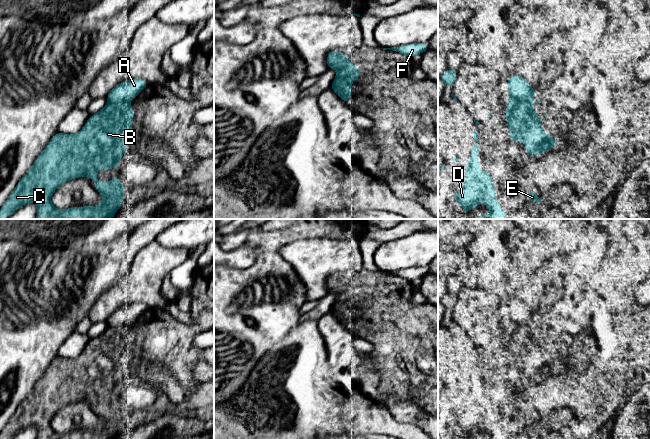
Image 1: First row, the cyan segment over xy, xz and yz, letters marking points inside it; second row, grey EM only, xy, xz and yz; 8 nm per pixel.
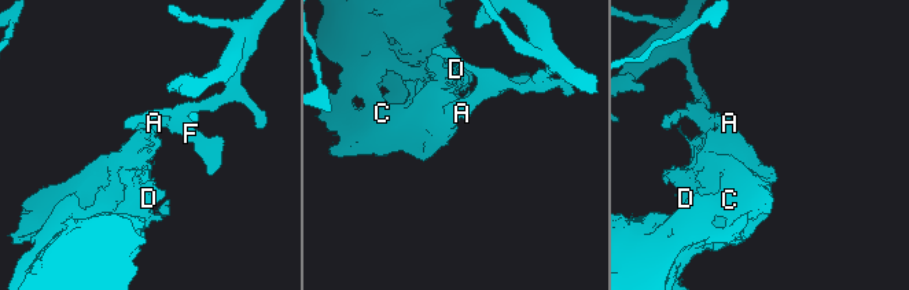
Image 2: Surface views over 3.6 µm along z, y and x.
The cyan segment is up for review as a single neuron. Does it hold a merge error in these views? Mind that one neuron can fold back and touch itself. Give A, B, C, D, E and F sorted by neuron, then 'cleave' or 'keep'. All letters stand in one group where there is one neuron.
A F / B C D E; cleave

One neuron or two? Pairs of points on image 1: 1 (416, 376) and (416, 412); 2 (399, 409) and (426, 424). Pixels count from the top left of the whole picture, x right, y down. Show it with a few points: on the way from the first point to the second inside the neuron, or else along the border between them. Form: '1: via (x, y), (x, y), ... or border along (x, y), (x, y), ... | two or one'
1: border along (400, 400), (412, 400), (427, 414) | two
2: via (406, 411), (413, 413), (419, 418) | one

